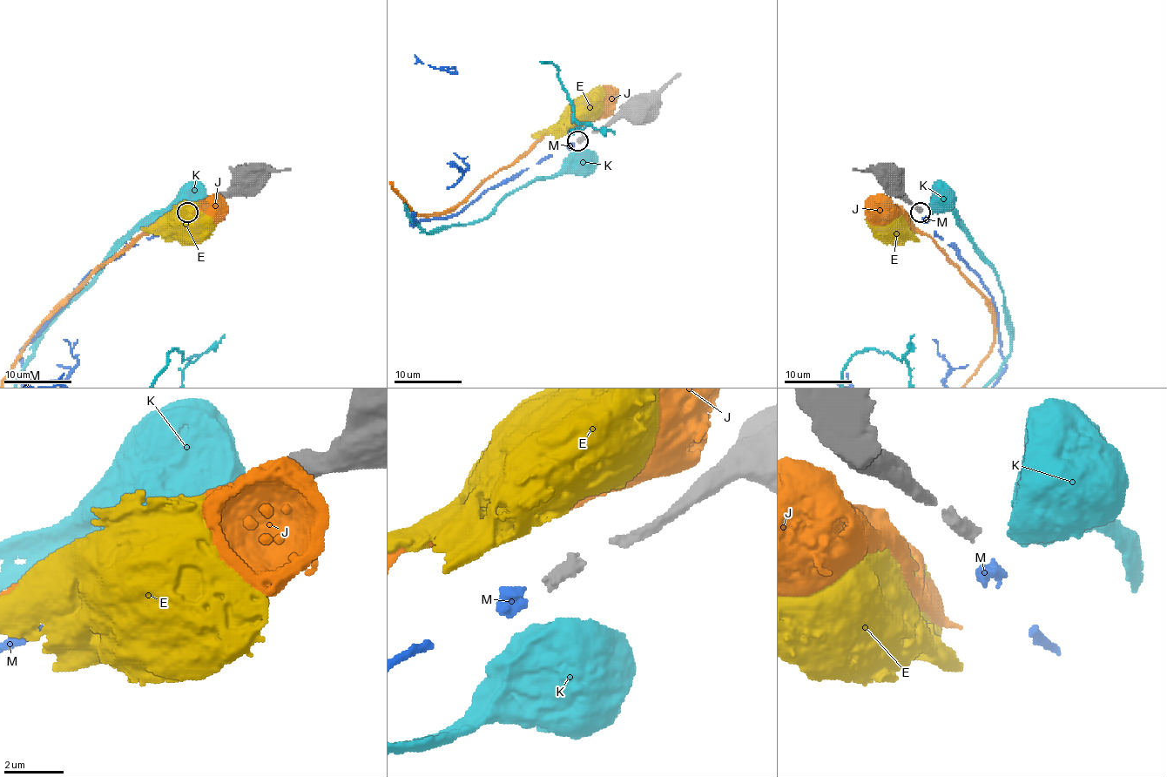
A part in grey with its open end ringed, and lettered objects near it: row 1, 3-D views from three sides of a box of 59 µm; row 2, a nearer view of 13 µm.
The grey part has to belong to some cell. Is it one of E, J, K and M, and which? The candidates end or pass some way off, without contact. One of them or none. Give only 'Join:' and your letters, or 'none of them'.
Join: none of them

